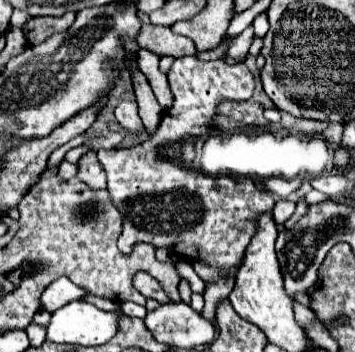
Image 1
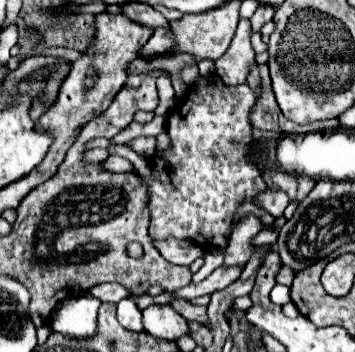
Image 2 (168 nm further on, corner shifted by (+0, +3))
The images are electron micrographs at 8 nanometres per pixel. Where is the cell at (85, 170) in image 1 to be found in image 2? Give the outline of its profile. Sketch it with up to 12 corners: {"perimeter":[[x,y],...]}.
{"perimeter":[[109,156],[109,172],[133,172],[133,164],[121,156]]}

